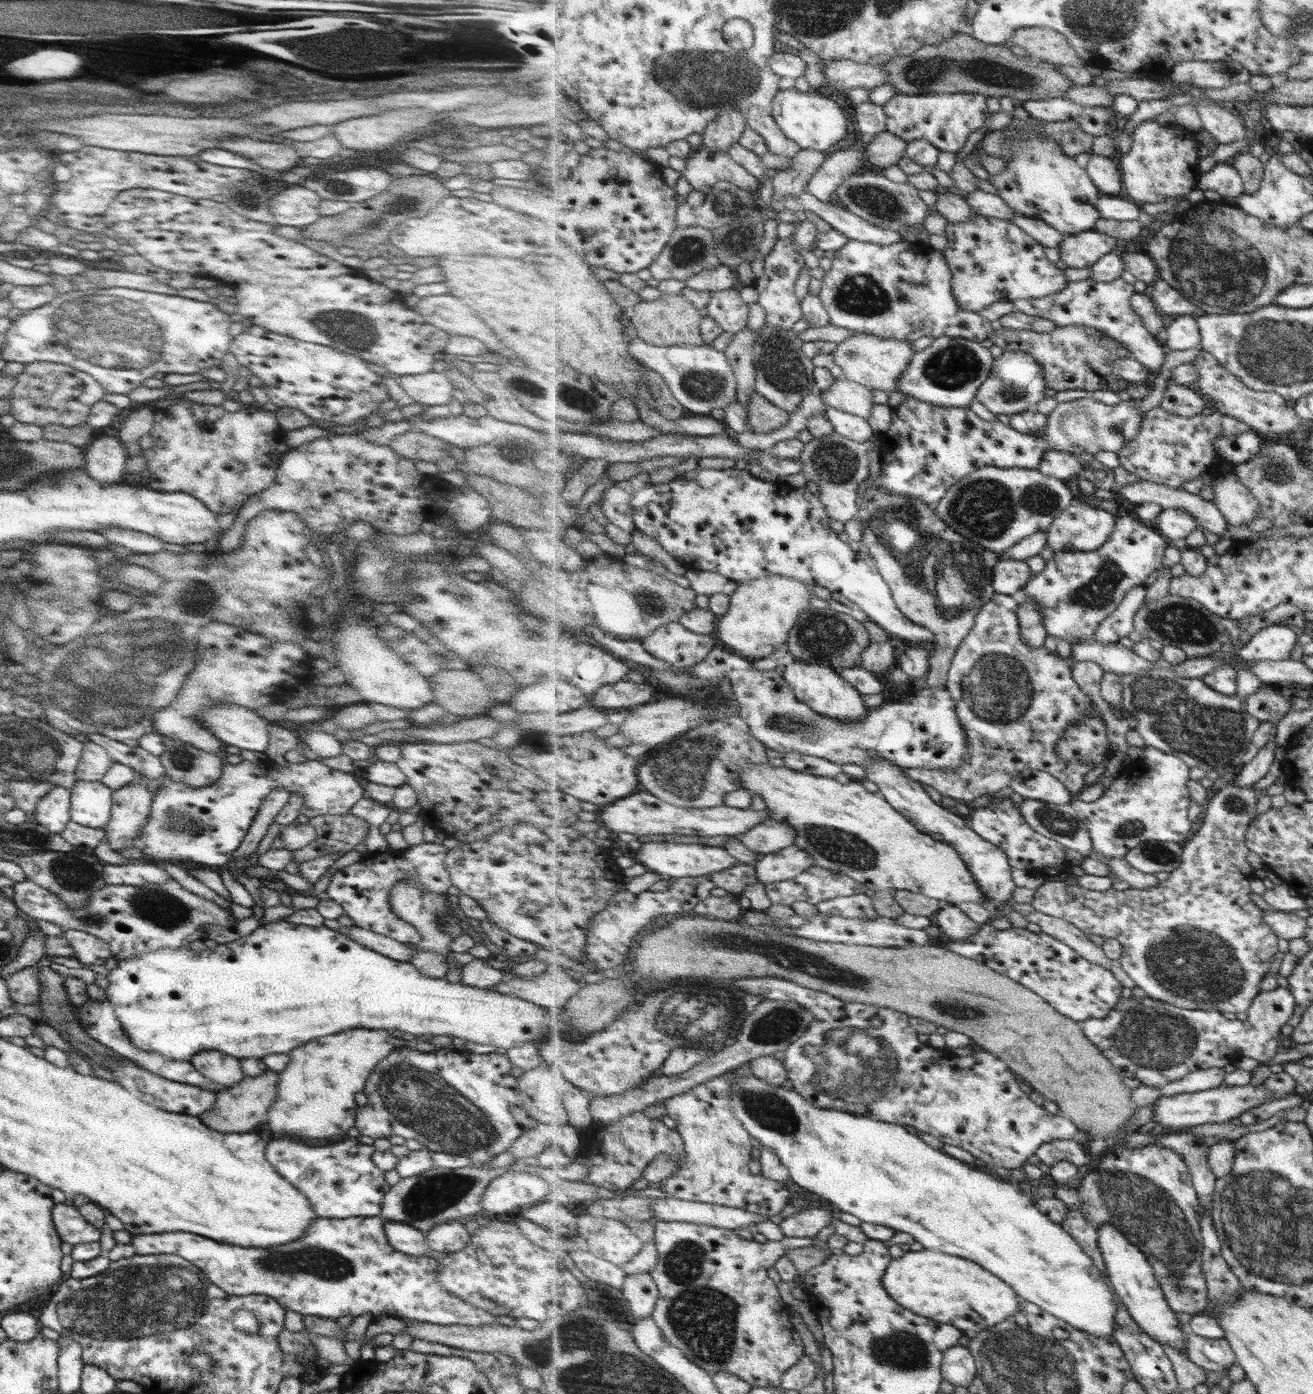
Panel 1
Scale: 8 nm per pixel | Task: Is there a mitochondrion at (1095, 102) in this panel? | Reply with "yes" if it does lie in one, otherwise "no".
no

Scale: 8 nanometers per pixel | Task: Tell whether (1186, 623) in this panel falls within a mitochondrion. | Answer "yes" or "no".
yes

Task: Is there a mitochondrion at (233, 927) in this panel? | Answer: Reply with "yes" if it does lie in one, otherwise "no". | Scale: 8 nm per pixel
no

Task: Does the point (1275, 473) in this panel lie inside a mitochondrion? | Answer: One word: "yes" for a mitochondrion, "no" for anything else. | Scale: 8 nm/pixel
yes

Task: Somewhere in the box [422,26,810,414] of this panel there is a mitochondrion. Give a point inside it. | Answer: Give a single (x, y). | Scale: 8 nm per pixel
(703, 80)

